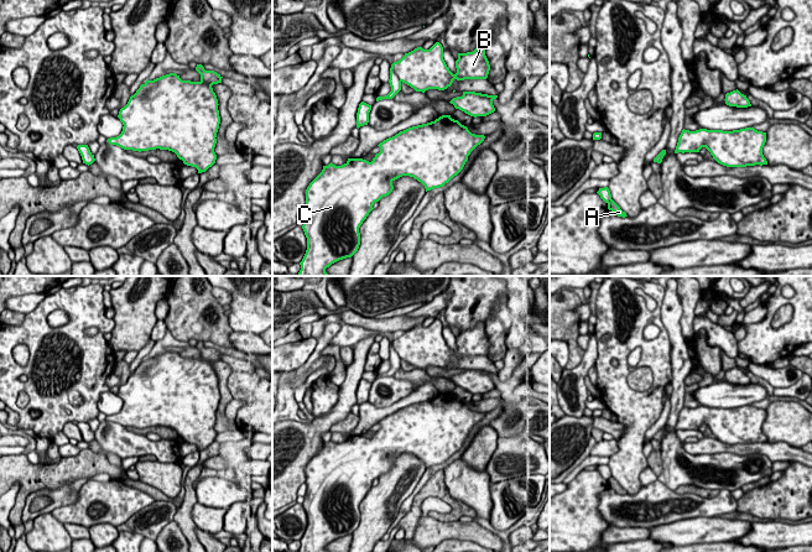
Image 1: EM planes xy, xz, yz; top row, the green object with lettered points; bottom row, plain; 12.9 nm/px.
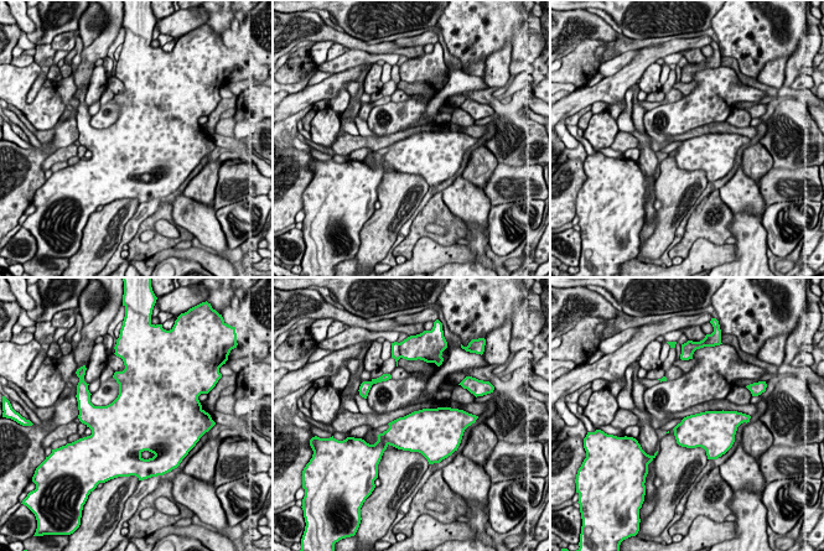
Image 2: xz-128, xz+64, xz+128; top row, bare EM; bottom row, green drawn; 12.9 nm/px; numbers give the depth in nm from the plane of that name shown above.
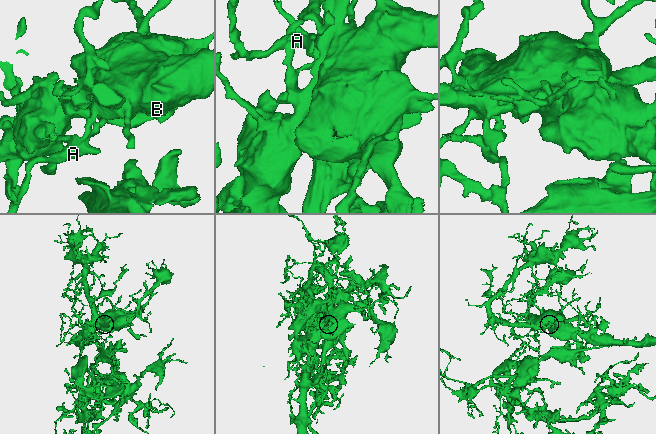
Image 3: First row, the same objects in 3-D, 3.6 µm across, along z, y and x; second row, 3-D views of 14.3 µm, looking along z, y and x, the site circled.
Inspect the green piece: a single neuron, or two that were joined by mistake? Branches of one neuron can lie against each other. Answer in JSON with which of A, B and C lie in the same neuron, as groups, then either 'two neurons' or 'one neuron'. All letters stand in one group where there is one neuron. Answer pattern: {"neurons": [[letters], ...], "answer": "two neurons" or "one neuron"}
{"neurons": [["A"], ["B", "C"]], "answer": "two neurons"}

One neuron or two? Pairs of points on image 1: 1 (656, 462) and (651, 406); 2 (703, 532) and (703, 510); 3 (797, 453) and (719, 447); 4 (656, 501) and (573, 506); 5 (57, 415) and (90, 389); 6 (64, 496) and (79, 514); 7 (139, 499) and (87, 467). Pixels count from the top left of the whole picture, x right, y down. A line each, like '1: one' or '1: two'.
1: two
2: two
3: one
4: two
5: one
6: two
7: two

